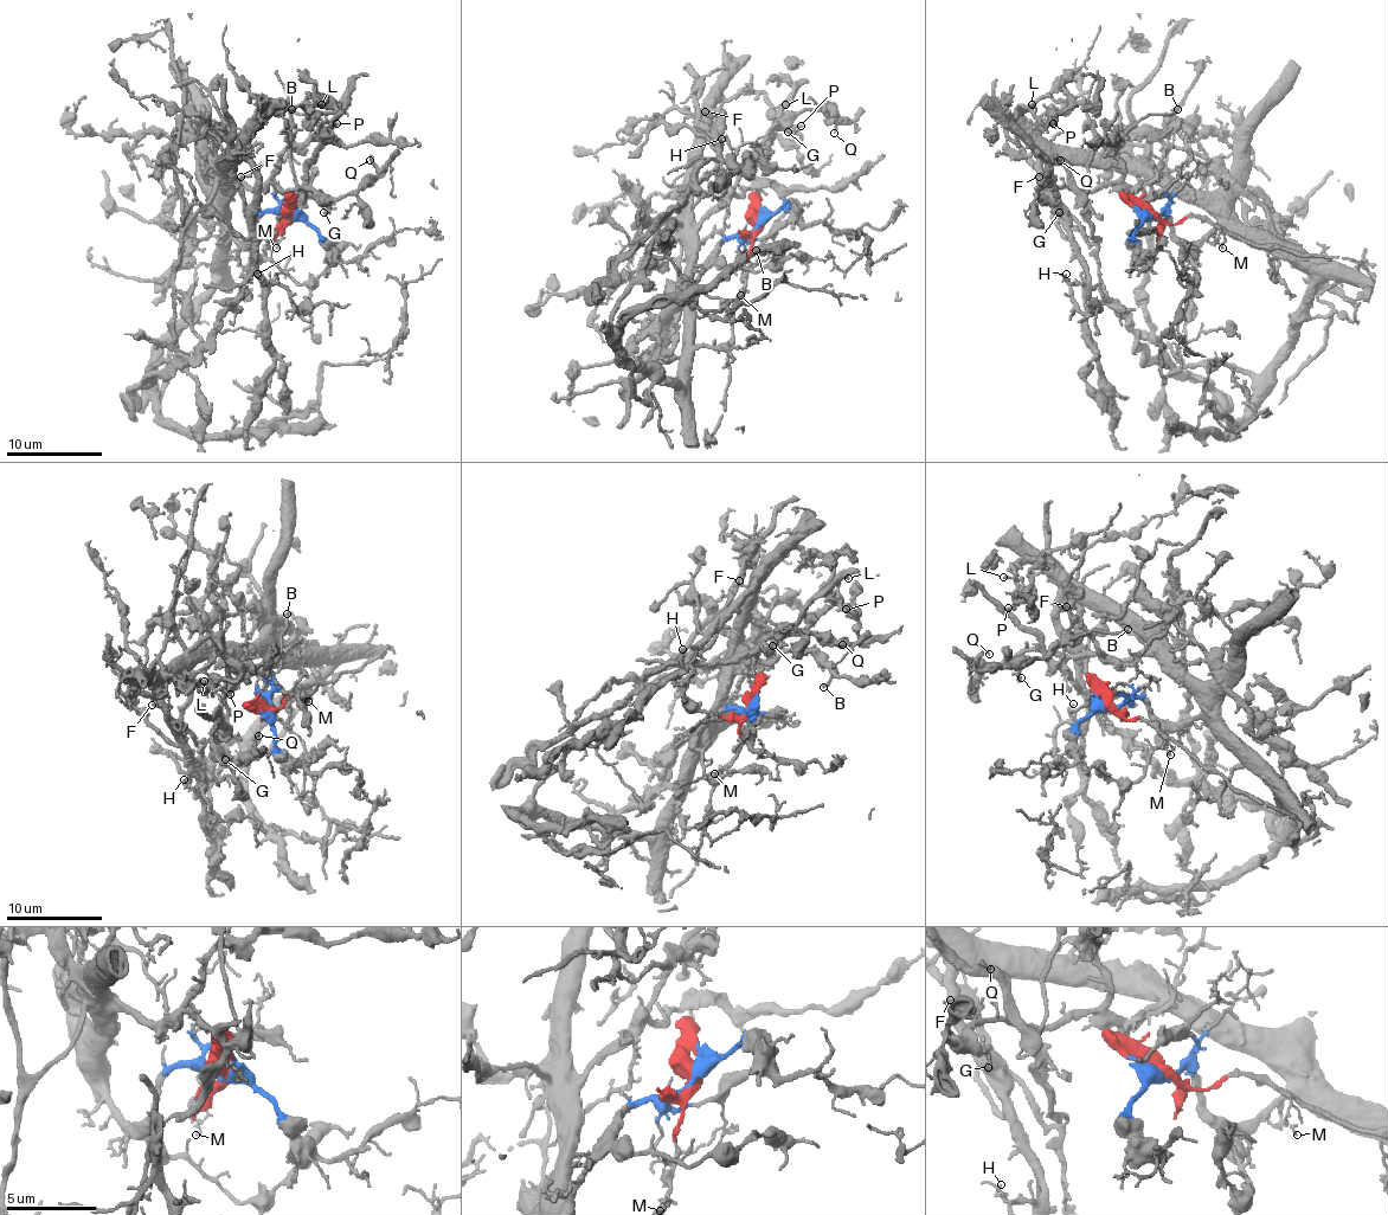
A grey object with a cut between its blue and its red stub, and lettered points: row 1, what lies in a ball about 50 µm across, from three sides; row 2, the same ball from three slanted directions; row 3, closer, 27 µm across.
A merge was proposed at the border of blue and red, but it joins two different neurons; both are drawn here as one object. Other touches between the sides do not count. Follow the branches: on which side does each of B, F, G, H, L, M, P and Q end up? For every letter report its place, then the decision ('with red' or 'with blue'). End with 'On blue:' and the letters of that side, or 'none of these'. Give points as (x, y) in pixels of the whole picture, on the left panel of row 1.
B: (291, 109) | with blue
F: (241, 177) | with blue
G: (323, 212) | with blue
H: (257, 274) | with blue
L: (321, 104) | with blue
M: (276, 248) | with red
P: (336, 123) | with blue
Q: (370, 160) | with blue
On blue: B, F, G, H, L, P, Q

